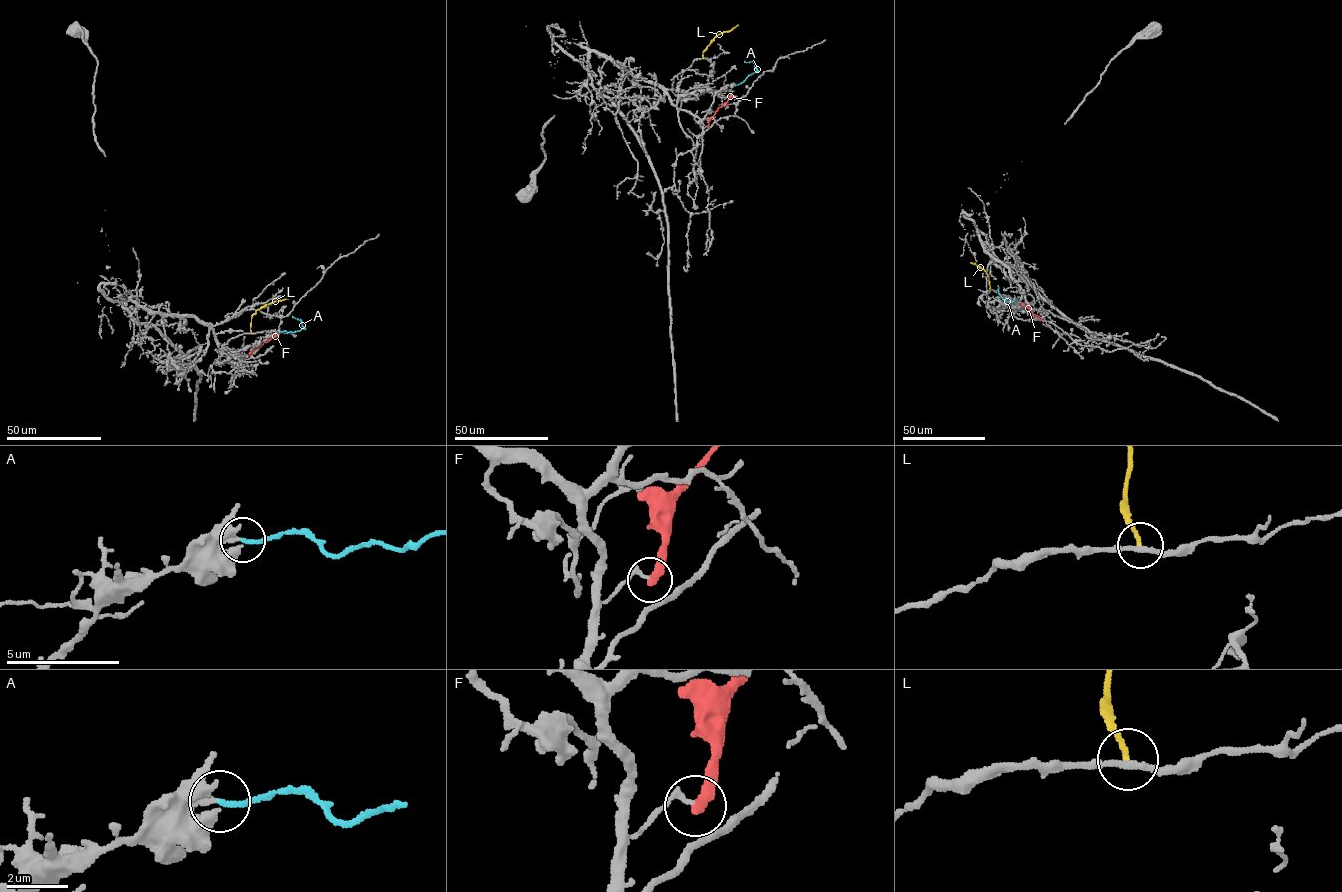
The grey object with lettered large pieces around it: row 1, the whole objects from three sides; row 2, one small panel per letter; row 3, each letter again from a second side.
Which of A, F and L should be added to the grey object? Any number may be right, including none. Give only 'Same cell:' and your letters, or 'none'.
Same cell: A

